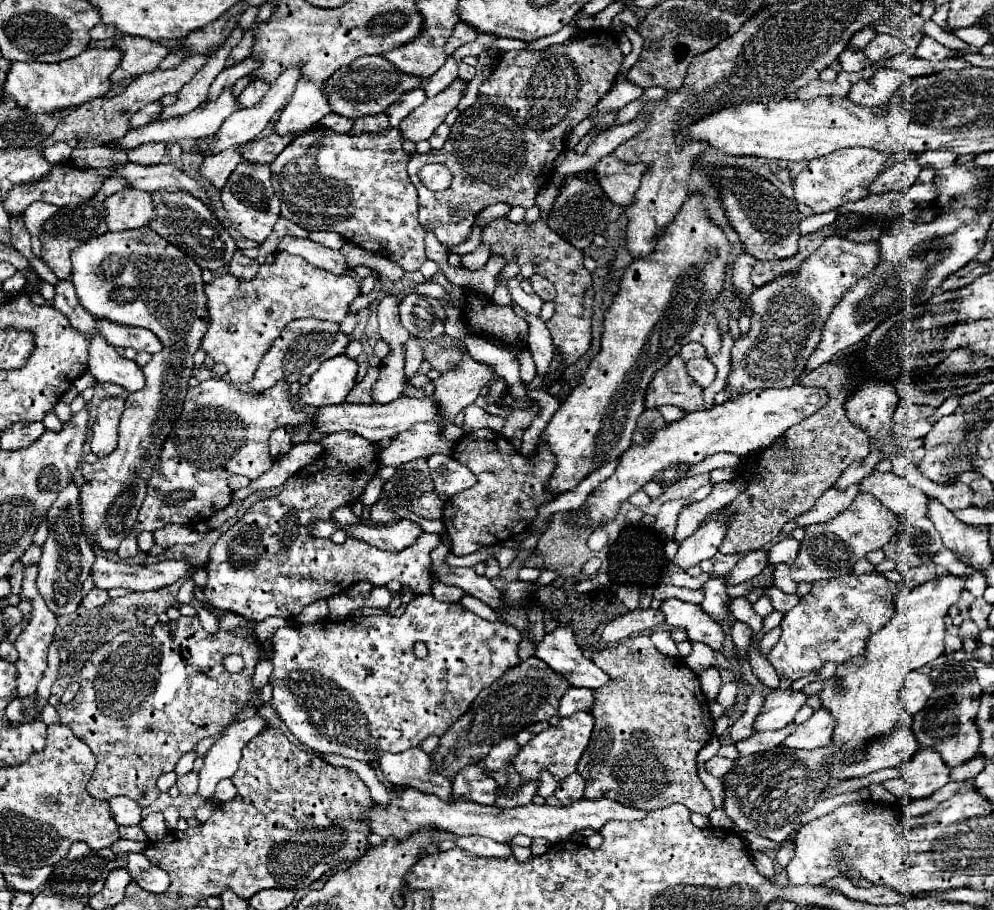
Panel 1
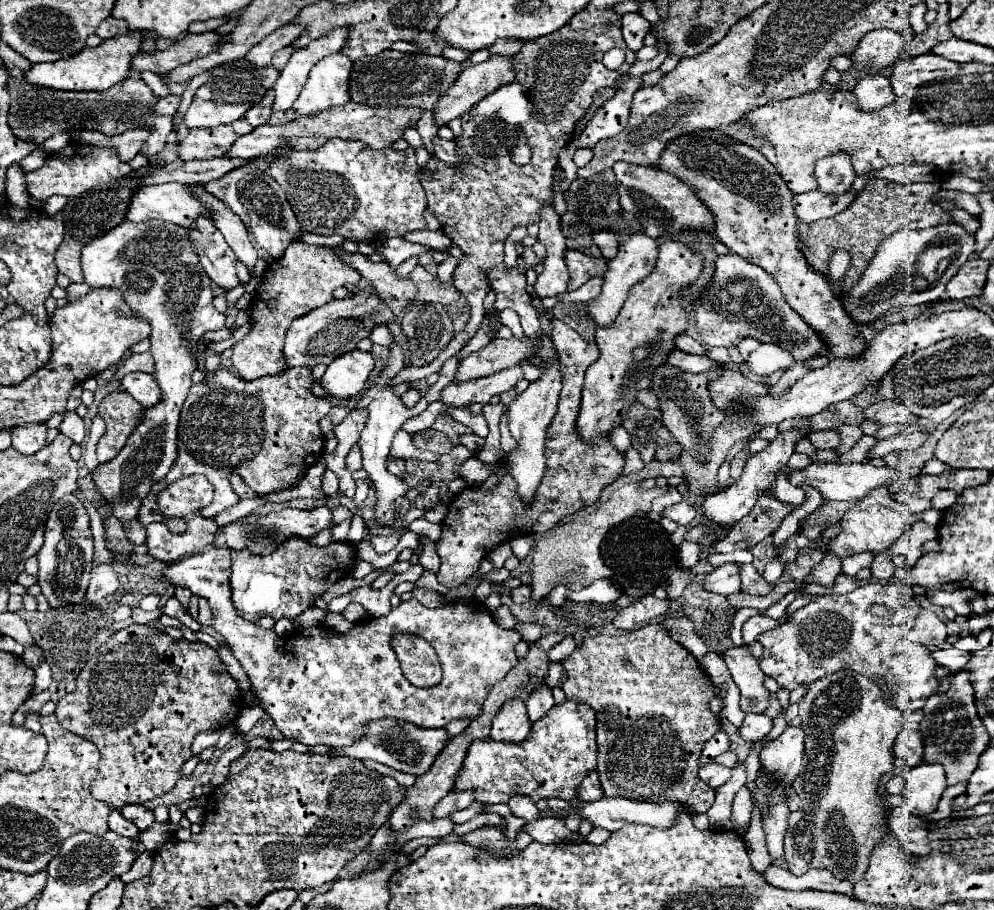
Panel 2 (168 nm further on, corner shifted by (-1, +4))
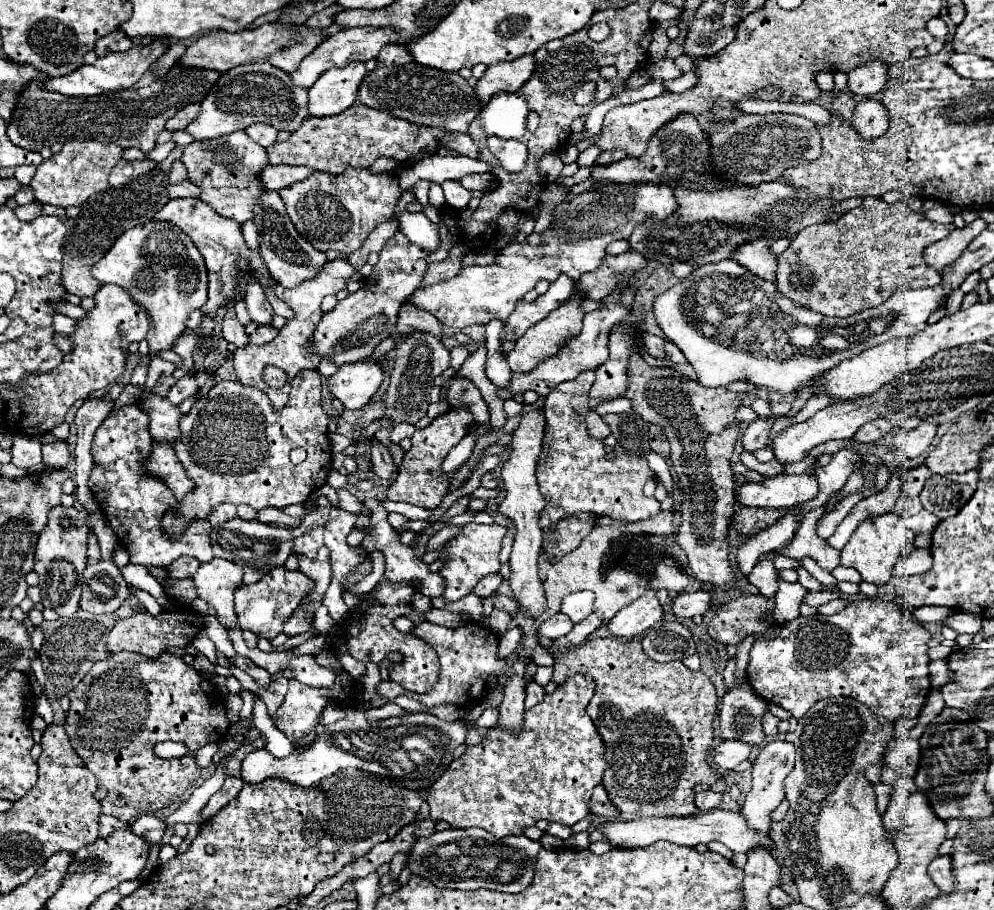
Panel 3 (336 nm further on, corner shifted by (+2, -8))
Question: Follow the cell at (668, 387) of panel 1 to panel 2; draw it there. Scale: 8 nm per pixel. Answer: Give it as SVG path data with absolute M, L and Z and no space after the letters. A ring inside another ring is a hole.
M725 369L723 377L713 381L709 385L709 389L711 389L711 399L723 411L729 411L739 399L763 397L769 393L767 385L763 385L759 381L751 381L733 369Z

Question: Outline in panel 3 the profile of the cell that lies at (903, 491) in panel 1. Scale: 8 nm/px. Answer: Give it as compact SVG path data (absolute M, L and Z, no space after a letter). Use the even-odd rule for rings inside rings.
M814 473L778 475L762 483L744 483L738 491L738 501L746 507L794 507L818 495L818 481Z

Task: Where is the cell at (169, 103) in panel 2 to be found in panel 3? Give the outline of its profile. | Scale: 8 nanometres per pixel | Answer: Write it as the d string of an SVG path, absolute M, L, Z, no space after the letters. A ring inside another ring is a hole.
M190 103L186 105L182 111L178 111L172 119L168 119L166 129L174 131L174 129L186 129L186 125L198 115L198 103Z

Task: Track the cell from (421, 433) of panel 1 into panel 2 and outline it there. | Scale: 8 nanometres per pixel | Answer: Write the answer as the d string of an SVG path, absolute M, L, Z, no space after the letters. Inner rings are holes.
M469 433L469 435L463 435L461 437L461 445L465 445L471 453L477 453L477 451L481 451L483 449L483 437L479 437L479 435L475 435L475 433Z

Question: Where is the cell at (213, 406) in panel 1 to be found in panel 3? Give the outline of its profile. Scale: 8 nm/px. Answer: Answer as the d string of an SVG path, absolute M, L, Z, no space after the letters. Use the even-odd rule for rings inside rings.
M304 369L294 377L288 403L280 411L272 409L264 391L238 381L218 381L212 389L216 389L216 395L200 397L190 413L180 417L182 435L174 443L174 451L194 481L194 489L162 517L160 525L172 539L178 539L192 521L208 519L212 507L222 503L246 503L256 511L270 505L302 503L326 483L332 469L328 415L322 407L318 371ZM294 447L302 447L308 453L300 465L294 465L288 457Z

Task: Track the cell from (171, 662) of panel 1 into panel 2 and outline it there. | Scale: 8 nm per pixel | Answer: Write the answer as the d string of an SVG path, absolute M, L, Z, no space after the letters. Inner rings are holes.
M129 625L113 633L89 659L77 677L73 693L57 703L55 715L59 723L97 745L101 763L91 793L95 799L121 809L129 803L145 803L175 787L181 777L183 763L193 755L193 739L201 731L217 731L235 721L243 705L243 693L237 681L227 673L219 655L205 643L177 641L167 633L149 625Z

